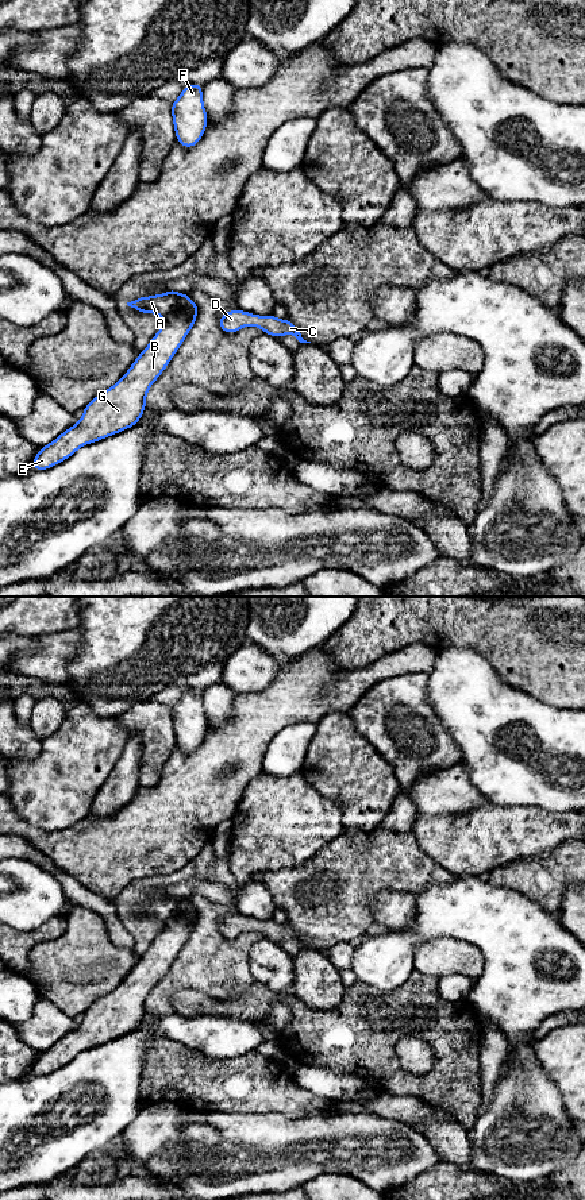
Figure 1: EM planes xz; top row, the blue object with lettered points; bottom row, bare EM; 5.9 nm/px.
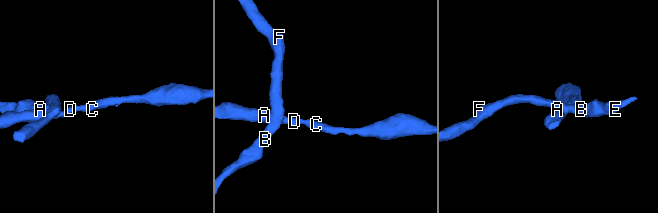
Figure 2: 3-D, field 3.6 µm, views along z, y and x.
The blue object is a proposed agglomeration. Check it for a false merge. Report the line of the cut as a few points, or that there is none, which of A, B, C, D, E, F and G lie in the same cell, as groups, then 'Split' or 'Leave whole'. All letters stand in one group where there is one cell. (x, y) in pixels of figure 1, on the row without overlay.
Split along xz (193, 907), (181, 914), (174, 914), (164, 923). Groups: A C D / B E F G. Split

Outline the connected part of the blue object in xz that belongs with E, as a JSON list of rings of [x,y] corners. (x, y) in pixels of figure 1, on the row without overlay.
[[[185,900],[186,912],[163,923],[162,933],[139,957],[128,976],[108,995],[96,1000],[82,1016],[81,1025],[54,1046],[39,1053],[31,1066],[32,1074],[43,1076],[70,1062],[82,1050],[103,1045],[139,1027],[146,999],[195,931],[196,919],[188,911],[195,907]]]

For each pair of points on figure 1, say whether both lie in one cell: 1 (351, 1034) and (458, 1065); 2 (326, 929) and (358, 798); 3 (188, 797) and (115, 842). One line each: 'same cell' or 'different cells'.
1: same cell
2: different cells
3: same cell

